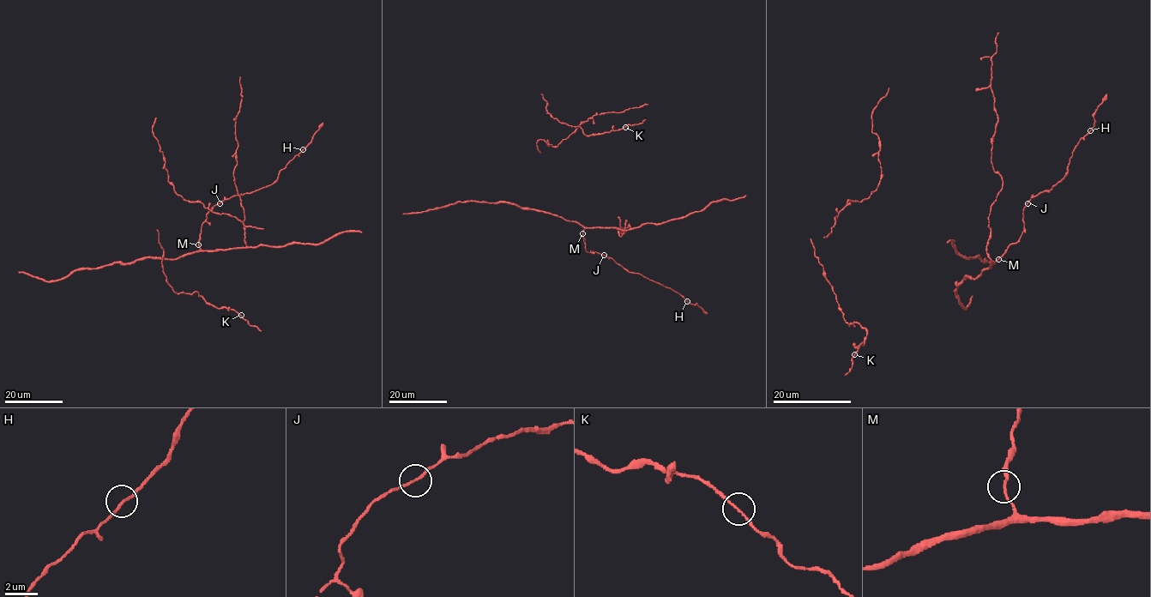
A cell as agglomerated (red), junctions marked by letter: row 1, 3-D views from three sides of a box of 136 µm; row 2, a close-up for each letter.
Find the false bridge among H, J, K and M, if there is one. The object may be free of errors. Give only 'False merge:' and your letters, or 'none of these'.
False merge: none of these

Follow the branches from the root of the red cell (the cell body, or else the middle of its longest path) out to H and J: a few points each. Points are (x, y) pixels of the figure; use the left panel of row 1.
H: (195, 251), (200, 250), (201, 226), (213, 207), (232, 196), (272, 184), (279, 171), (303, 149)
J: (195, 251), (200, 250), (199, 238), (206, 214), (219, 203)

